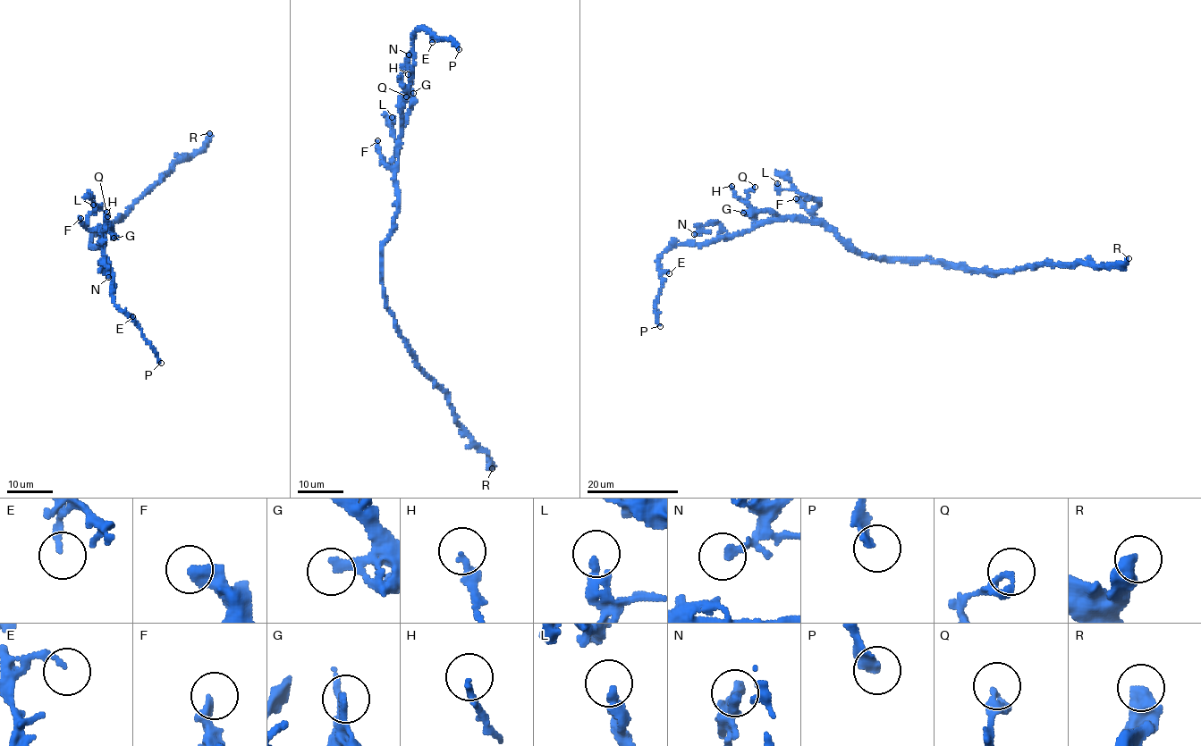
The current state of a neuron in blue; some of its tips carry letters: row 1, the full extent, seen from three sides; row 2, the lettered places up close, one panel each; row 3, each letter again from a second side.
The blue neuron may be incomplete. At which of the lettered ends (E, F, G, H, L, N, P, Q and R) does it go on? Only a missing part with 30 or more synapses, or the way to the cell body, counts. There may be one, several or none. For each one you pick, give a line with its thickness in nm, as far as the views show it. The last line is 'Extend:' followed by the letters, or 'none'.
G: 260 nm
Extend: G

